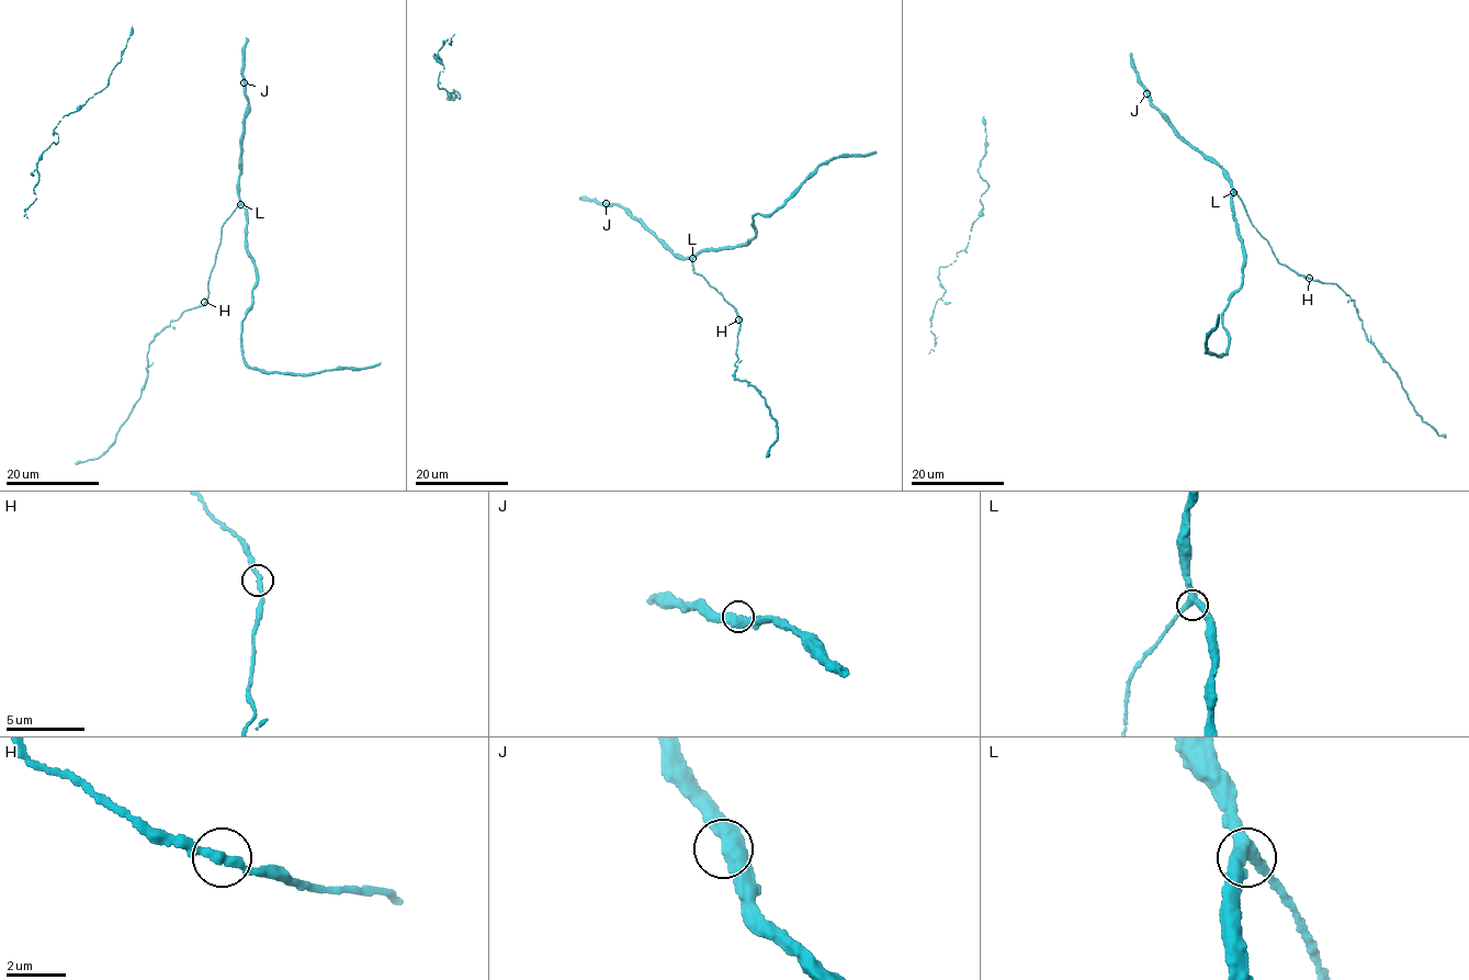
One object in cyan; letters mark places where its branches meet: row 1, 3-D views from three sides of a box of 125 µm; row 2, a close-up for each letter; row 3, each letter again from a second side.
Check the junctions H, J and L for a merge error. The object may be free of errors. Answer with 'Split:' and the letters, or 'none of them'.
Split: none of them

